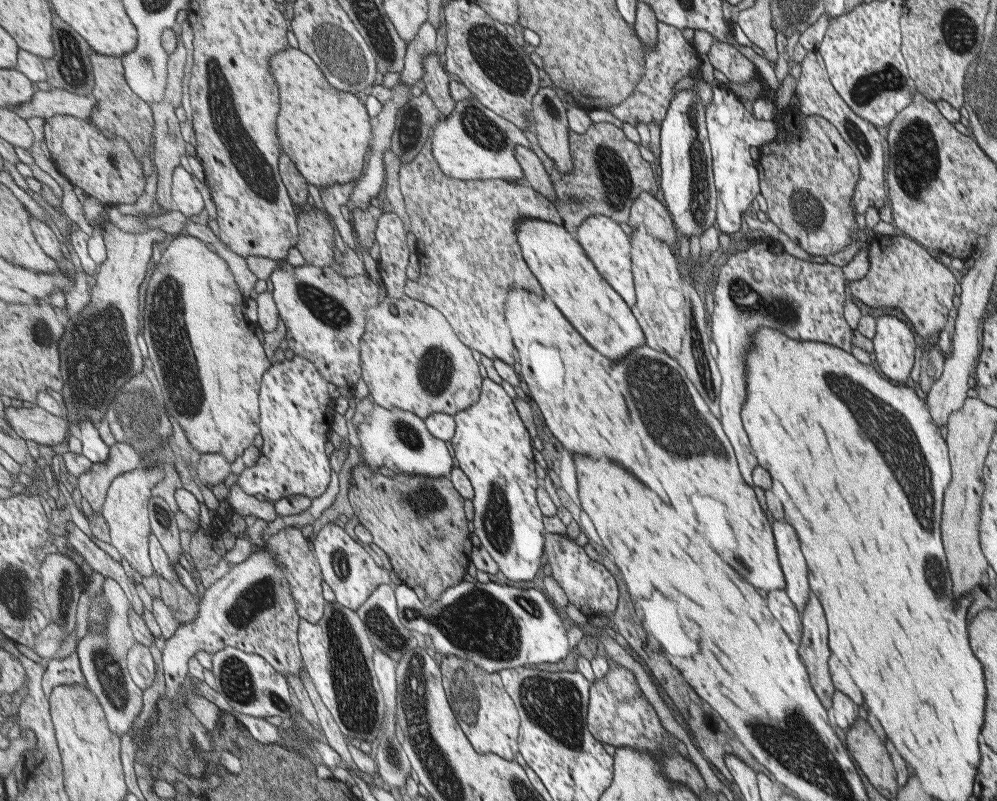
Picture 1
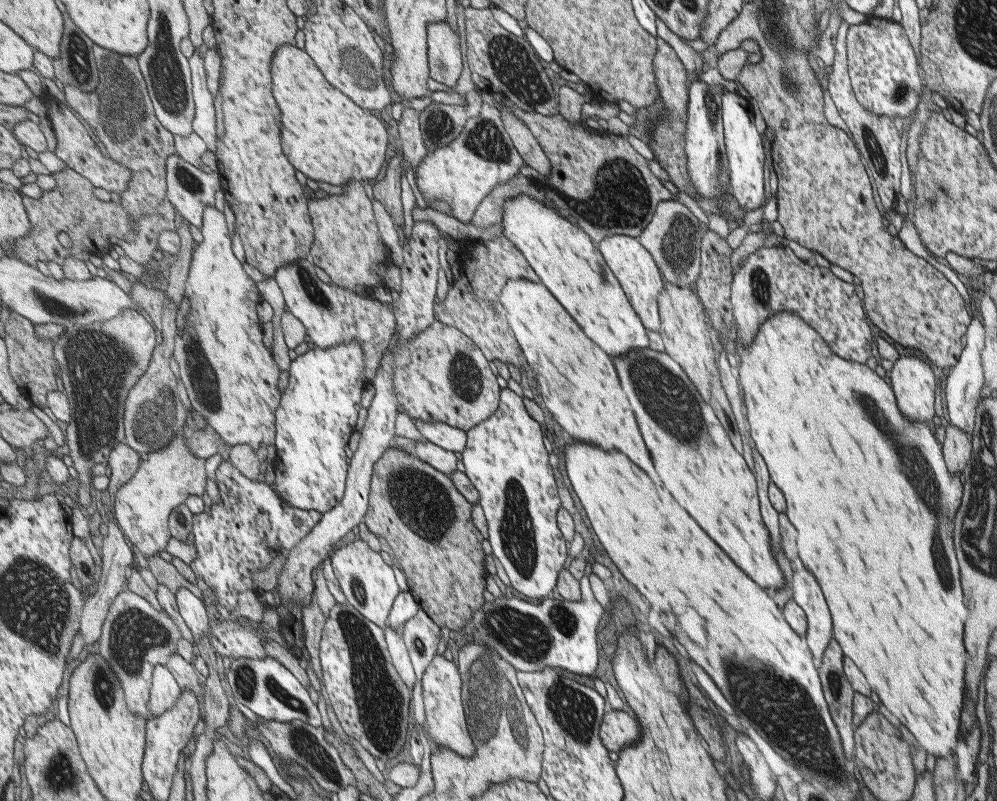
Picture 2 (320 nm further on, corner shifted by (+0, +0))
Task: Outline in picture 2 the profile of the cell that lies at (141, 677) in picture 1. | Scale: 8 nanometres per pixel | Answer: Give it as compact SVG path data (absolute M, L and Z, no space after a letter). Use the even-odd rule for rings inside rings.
M158 664L152 674L150 709L152 717L172 709L183 694L182 686L166 665Z

